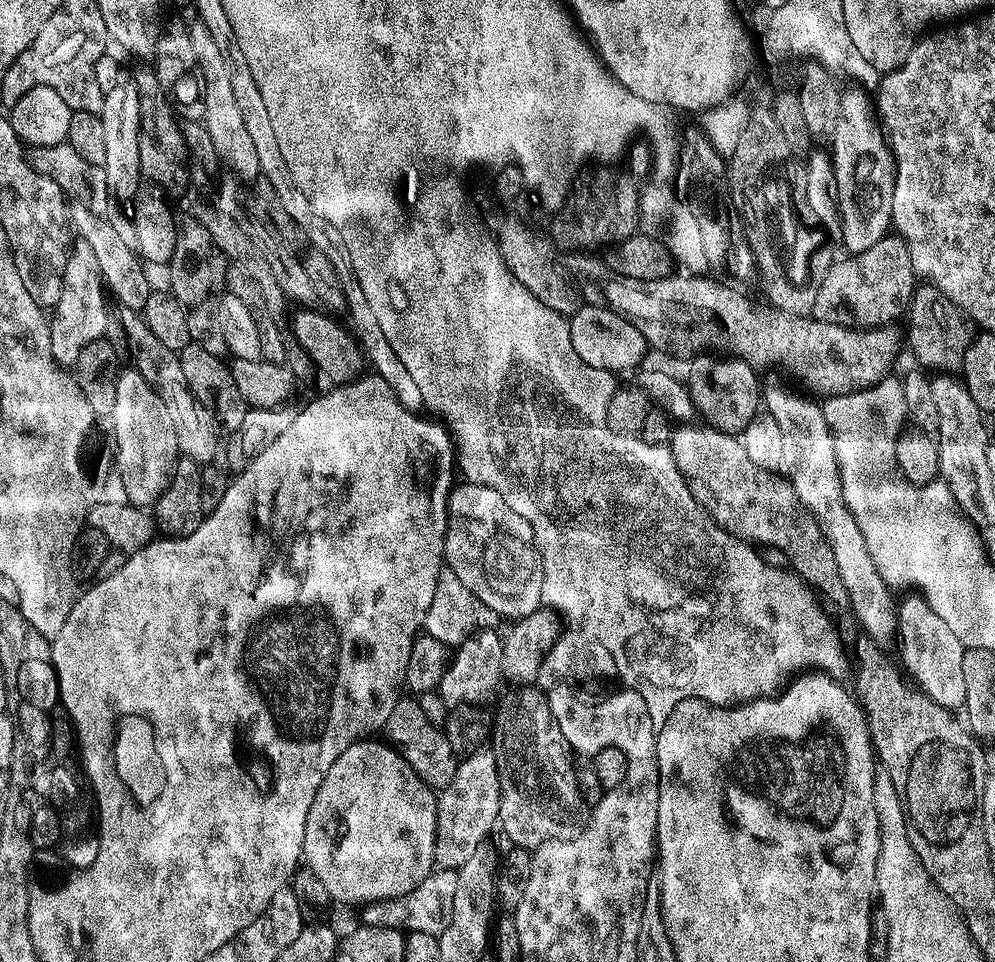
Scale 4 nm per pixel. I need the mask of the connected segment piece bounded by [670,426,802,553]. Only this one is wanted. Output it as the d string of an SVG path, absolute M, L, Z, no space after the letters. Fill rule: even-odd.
M680 426L671 433L670 447L672 457L681 474L684 475L686 486L690 494L700 503L700 507L711 516L712 521L719 528L726 529L732 536L741 542L747 542L753 546L763 546L768 549L772 544L801 552L799 533L802 529L800 522L801 509L797 499L793 495L789 481L779 480L772 472L763 472L765 469L755 464L748 457L743 443L735 435L715 430L704 432L692 428L696 426Z

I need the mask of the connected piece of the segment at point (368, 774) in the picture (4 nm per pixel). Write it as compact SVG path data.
M365 738L351 744L338 762L330 766L322 786L318 786L306 814L302 860L326 886L329 897L344 906L363 906L375 900L394 900L405 896L418 879L416 873L416 835L424 824L426 785L410 770L398 753L379 739Z

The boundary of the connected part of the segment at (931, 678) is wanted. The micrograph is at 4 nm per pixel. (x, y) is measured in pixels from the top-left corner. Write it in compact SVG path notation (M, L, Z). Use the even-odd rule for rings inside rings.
M908 594L900 604L900 656L908 667L910 675L916 679L915 687L938 708L963 709L966 698L966 682L962 679L962 658L964 645L954 638L954 630L930 610L930 606L919 594Z

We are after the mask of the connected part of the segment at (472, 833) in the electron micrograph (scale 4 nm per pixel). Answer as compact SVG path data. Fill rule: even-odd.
M481 746L465 755L457 763L454 778L440 790L440 797L436 800L436 837L432 840L432 852L440 868L457 870L481 851L480 843L499 821L500 778L491 747Z

